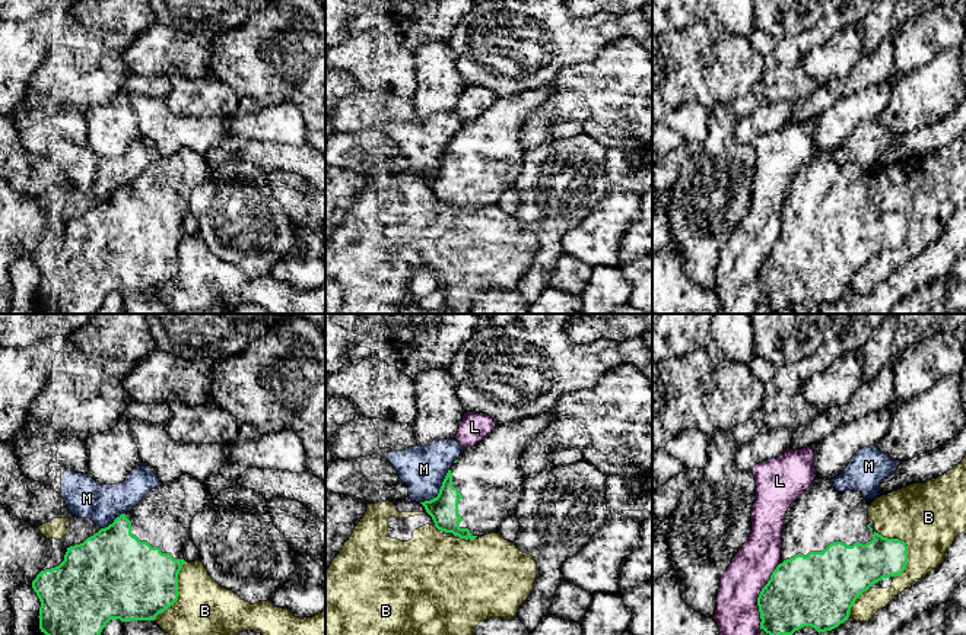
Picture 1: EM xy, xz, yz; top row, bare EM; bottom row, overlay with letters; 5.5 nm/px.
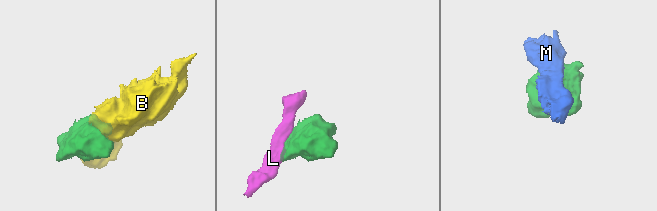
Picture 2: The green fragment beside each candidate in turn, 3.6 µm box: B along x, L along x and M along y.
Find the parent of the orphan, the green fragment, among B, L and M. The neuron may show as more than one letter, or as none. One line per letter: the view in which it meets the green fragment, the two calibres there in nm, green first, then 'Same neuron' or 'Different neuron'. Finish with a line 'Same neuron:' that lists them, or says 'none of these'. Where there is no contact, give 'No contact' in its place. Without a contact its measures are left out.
B: Touches green in yz. Thickness 220 nm (green) against 380 nm. Different neuron
L: Touches green in yz. Thickness 380 nm (green) against 240 nm. Different neuron
M: Touches green in xz. Thickness 160 nm (green) against 260 nm. Different neuron
Same neuron: none of these

